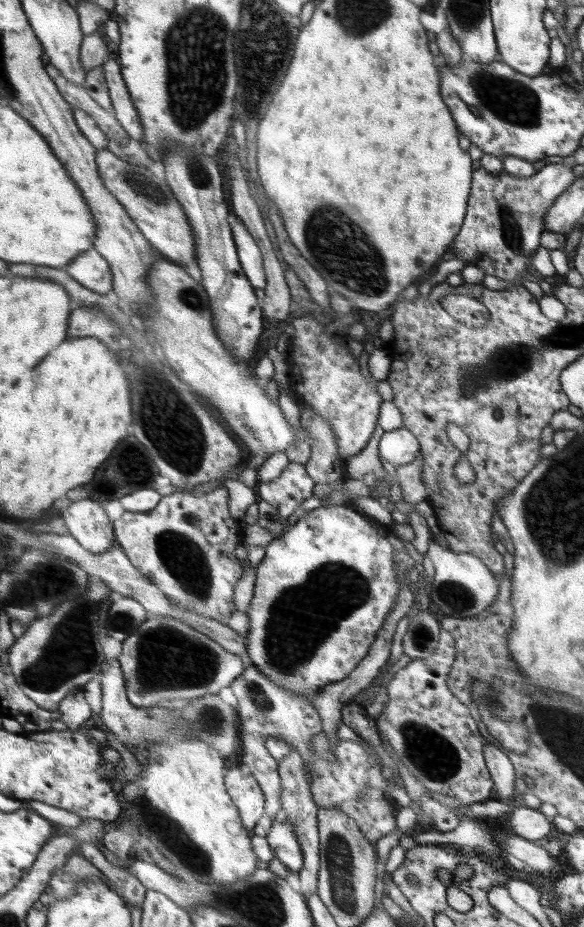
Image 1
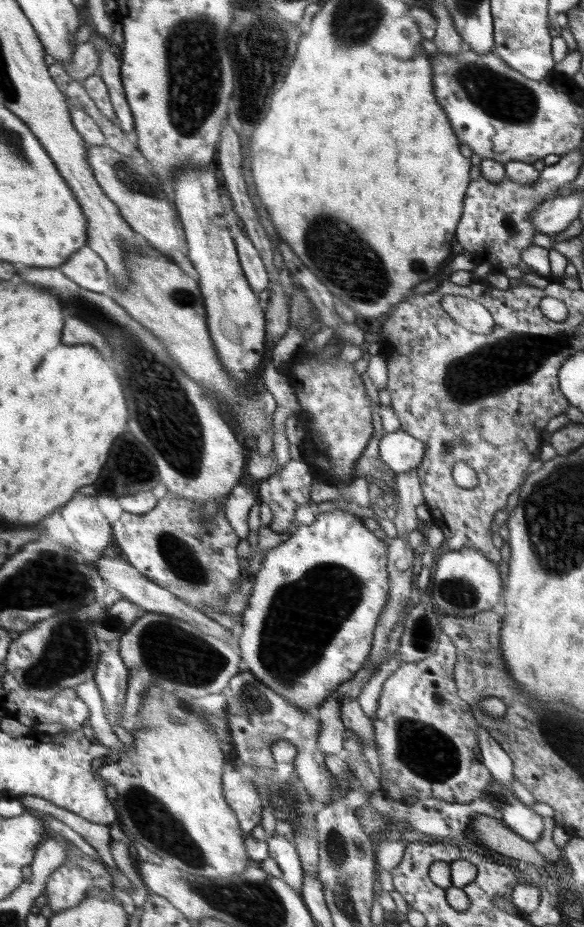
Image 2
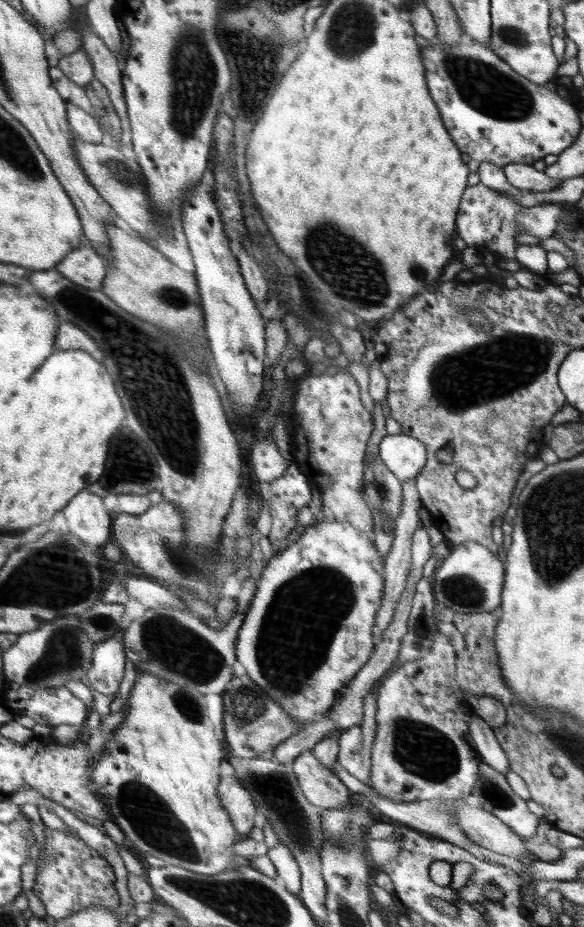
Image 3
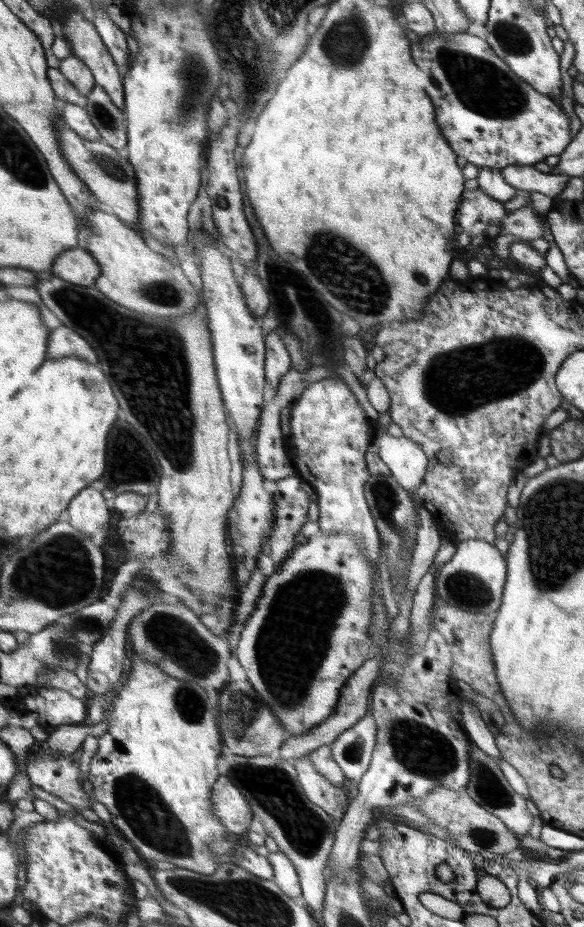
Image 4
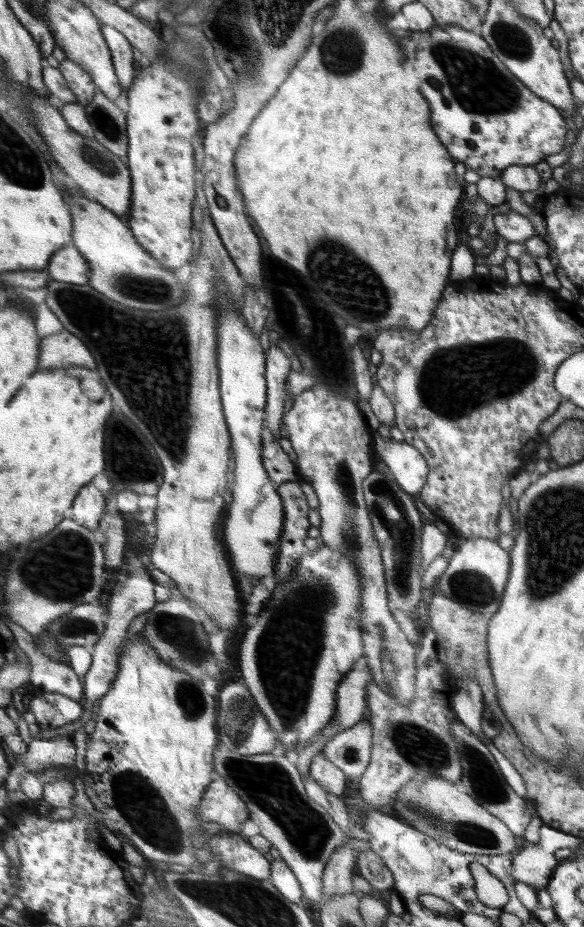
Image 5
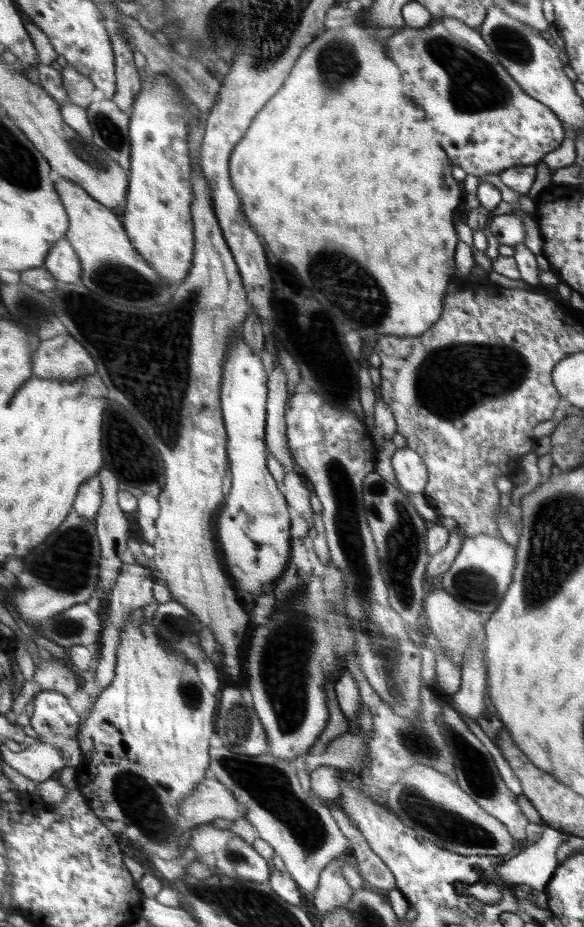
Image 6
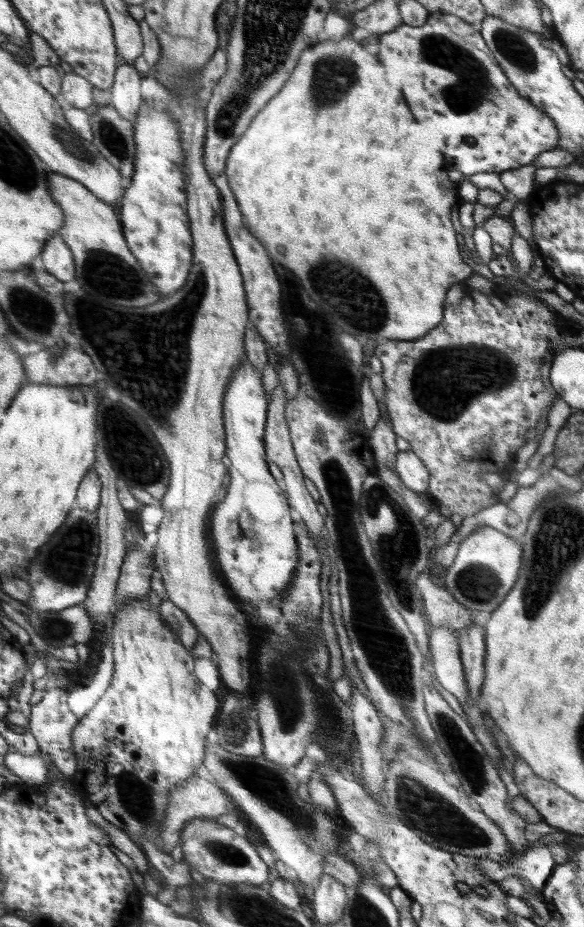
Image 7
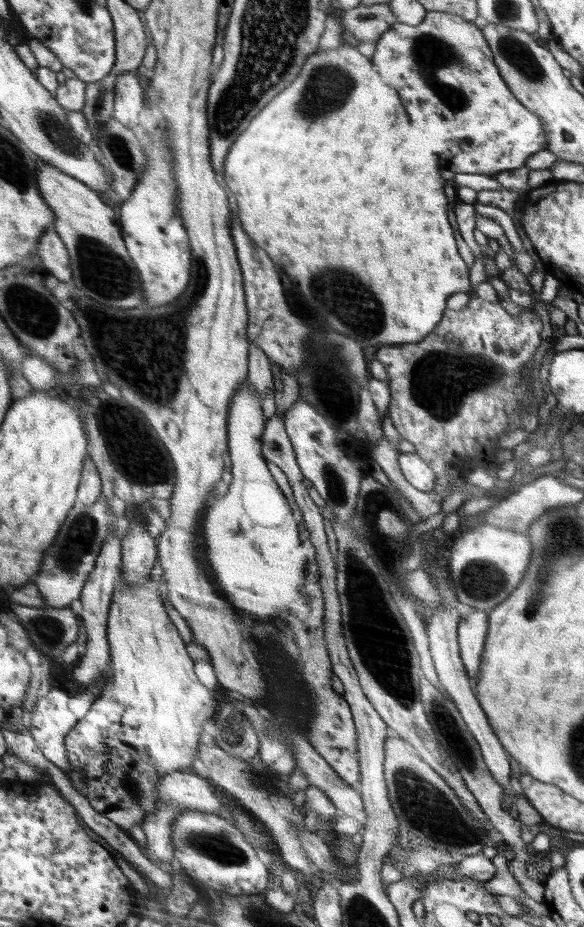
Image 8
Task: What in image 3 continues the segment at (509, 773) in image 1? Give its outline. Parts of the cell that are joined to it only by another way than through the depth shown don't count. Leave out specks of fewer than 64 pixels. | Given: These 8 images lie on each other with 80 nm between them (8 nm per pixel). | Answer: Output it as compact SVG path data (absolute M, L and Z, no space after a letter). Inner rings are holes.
M476 714L470 717L469 727L471 739L480 753L481 760L486 761L496 772L505 776L510 769L508 757L499 745L494 730Z

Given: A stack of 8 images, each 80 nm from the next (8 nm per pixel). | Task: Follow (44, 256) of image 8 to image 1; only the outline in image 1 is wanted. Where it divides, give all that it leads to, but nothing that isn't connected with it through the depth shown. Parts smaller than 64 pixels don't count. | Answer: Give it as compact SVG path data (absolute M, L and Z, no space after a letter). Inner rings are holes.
M93 248L66 266L66 272L84 288L98 294L106 295L113 290L113 271L109 261Z

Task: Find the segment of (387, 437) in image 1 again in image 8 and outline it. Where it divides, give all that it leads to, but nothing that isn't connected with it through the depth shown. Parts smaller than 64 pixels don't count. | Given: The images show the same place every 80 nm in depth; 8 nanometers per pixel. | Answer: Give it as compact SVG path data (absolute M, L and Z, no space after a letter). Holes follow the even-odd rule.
M400 453L398 465L411 486L424 493L434 491L434 484L437 482L435 472L418 454Z

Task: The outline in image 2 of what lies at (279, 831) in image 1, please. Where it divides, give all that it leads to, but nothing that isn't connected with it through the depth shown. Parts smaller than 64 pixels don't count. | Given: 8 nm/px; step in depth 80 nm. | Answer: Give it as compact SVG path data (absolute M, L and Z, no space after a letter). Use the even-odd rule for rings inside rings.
M271 835L267 841L268 856L281 867L281 878L289 883L295 891L300 891L304 881L304 870L297 847L284 835Z

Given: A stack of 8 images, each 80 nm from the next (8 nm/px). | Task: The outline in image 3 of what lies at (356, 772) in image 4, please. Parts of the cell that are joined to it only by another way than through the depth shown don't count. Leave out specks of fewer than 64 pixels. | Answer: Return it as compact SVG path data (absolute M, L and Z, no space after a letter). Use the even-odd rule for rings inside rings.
M372 687L365 694L363 703L363 719L352 730L346 730L339 738L339 751L337 760L340 766L352 774L361 782L368 784L367 780L371 771L371 750L376 734L377 722L375 715L377 710L376 688Z

